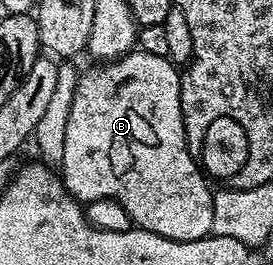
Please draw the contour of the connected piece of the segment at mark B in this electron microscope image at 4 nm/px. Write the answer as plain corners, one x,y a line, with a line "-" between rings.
136,48
129,54
124,54
122,58
104,61
102,64
95,64
95,67
86,74
80,73
79,83
73,96
73,108
69,108
69,125
66,129
65,152
61,163
61,177
63,186
68,190
80,204
86,204
93,200
105,200
112,198
129,212
132,223
140,230
148,230
157,236
165,236
169,240
201,240
211,234
213,228
213,190
205,177
196,155
191,153
187,146
187,137
183,127
183,113
181,112
181,81
180,71
175,62
169,57
161,55
151,55
147,51

